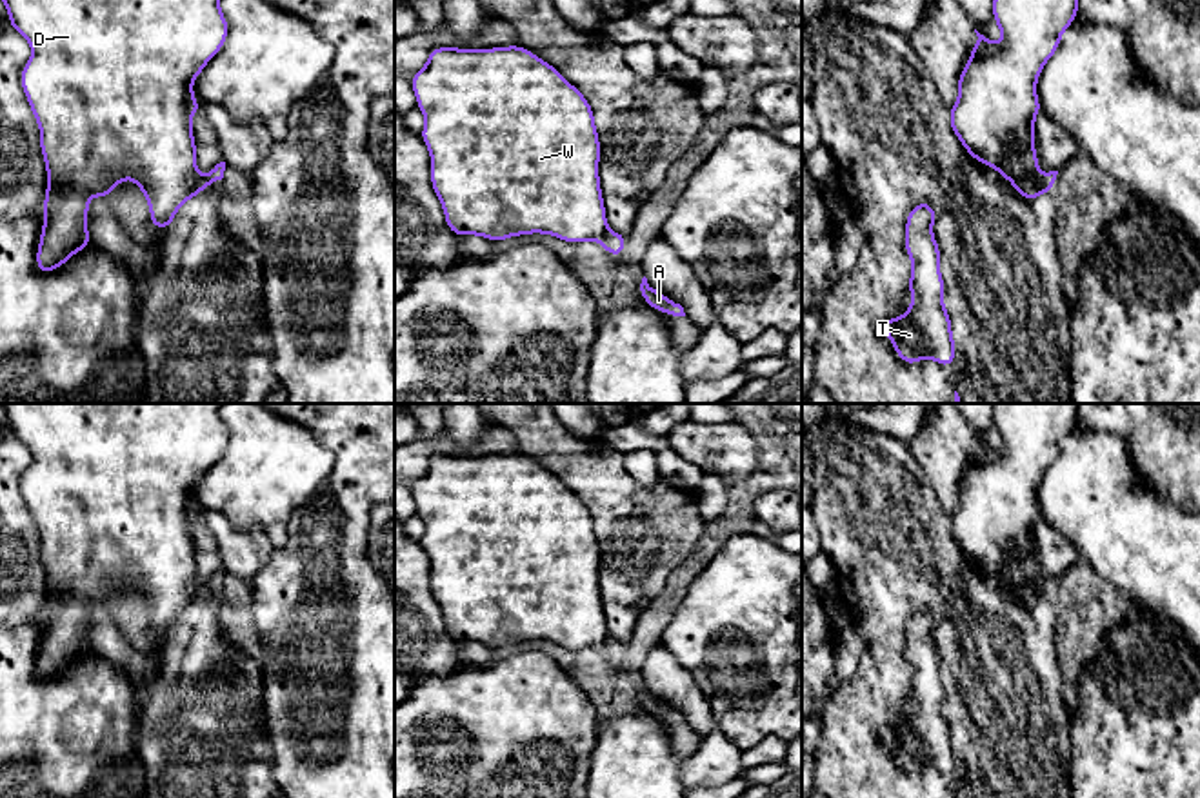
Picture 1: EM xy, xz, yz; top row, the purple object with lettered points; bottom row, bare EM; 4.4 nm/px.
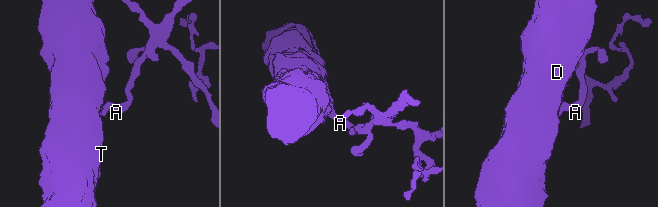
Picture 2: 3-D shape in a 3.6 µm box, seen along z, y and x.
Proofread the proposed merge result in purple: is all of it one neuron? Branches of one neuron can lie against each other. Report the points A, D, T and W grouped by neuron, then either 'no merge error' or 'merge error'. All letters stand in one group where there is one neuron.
groups A / D T W; merge error

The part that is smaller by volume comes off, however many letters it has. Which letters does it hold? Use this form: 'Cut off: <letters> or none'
Cut off: A

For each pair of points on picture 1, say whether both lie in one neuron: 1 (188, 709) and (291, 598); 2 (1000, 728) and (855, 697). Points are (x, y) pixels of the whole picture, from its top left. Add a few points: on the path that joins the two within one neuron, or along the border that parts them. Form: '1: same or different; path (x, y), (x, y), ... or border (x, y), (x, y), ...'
1: different; border (259, 662), (264, 704)
2: same; path (962, 768), (951, 778), (899, 778), (866, 746)

